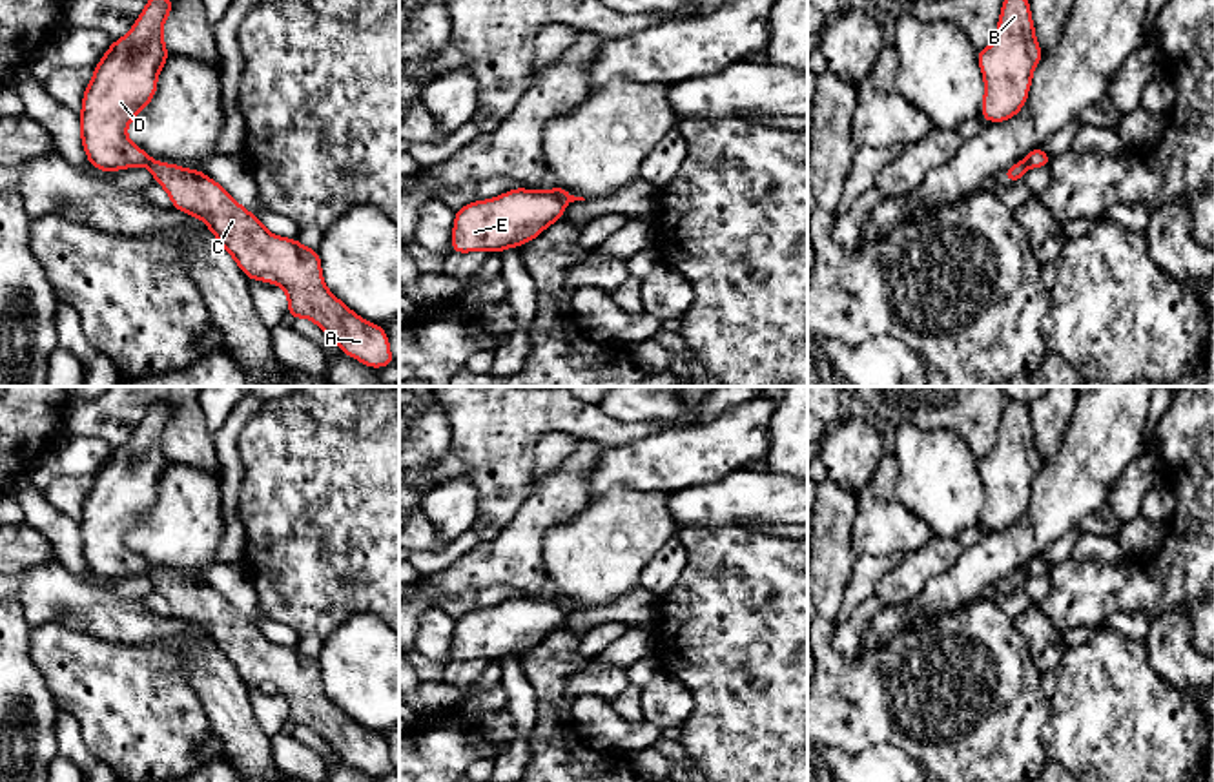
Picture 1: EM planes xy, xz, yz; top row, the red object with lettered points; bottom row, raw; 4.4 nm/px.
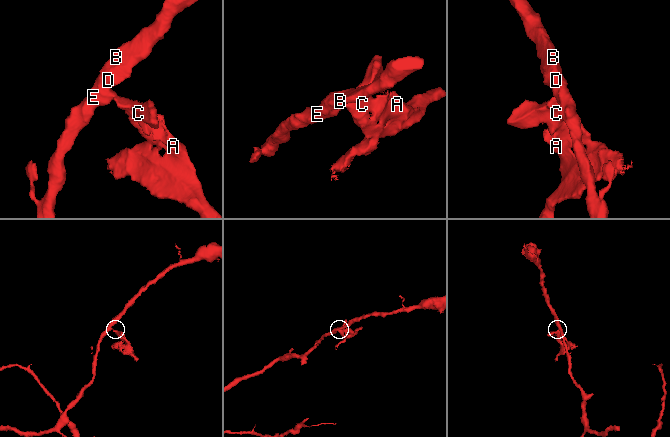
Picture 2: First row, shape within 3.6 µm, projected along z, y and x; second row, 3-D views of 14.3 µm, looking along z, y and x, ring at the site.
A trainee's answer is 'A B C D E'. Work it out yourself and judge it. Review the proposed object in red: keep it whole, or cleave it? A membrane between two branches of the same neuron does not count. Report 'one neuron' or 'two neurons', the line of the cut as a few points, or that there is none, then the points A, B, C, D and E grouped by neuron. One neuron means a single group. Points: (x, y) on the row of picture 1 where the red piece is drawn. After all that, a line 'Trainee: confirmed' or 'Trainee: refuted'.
two neurons; cut in xz along (553, 190), (564, 203); A C / B D E
Trainee: refuted

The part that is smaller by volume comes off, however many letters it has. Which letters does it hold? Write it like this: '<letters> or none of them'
A, C

